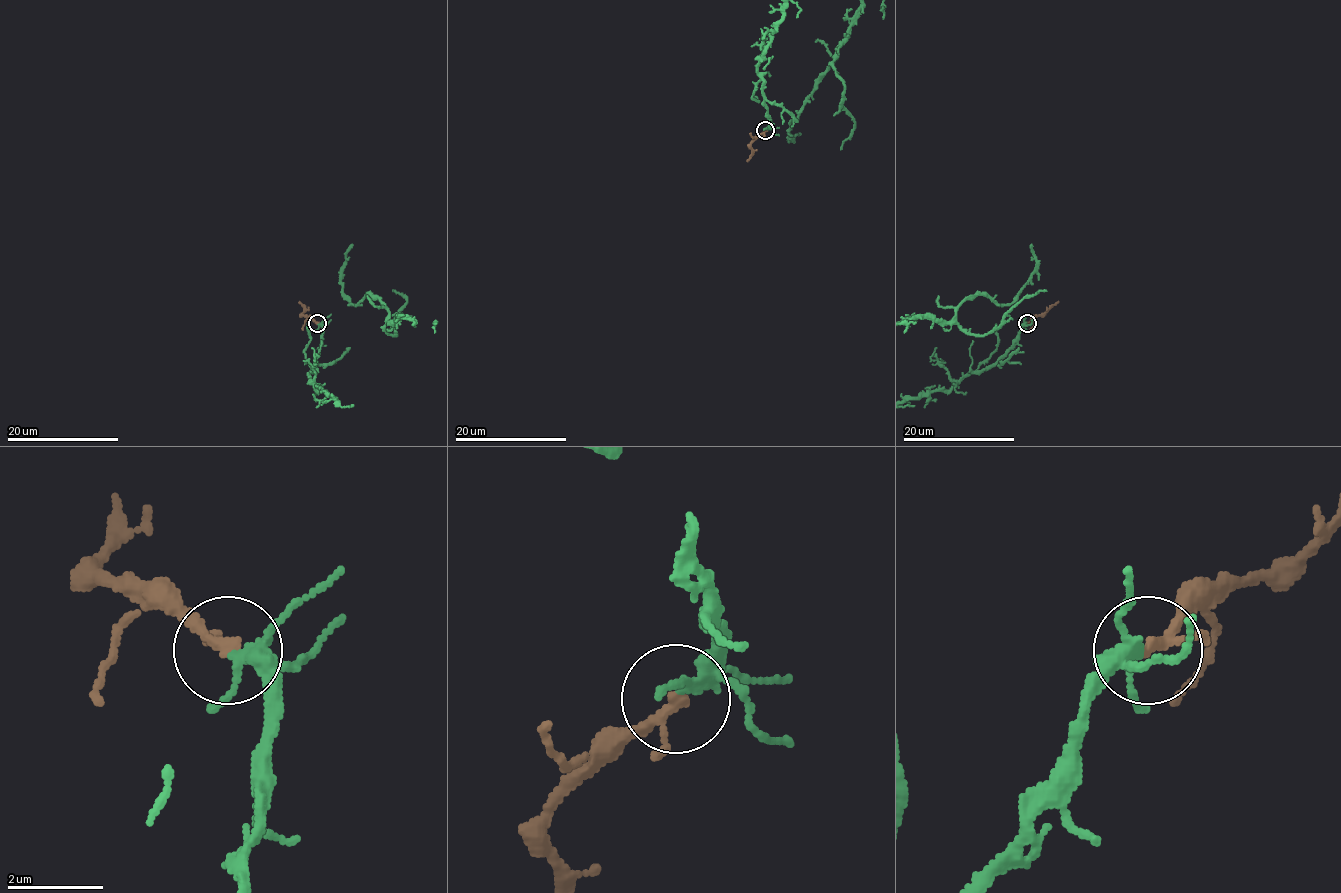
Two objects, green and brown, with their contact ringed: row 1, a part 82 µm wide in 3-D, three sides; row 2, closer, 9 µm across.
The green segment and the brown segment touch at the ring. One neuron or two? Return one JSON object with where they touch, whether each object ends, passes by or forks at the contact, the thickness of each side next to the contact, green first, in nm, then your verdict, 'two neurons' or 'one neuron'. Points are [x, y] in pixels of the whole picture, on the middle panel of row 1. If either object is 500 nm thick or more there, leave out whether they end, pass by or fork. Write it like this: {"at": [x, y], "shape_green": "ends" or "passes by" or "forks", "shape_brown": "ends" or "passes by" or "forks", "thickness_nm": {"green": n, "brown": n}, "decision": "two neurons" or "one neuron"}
{"at": [765, 130], "shape_green": "forks", "shape_brown": "passes by", "thickness_nm": {"green": 170, "brown": 160}, "decision": "one neuron"}

